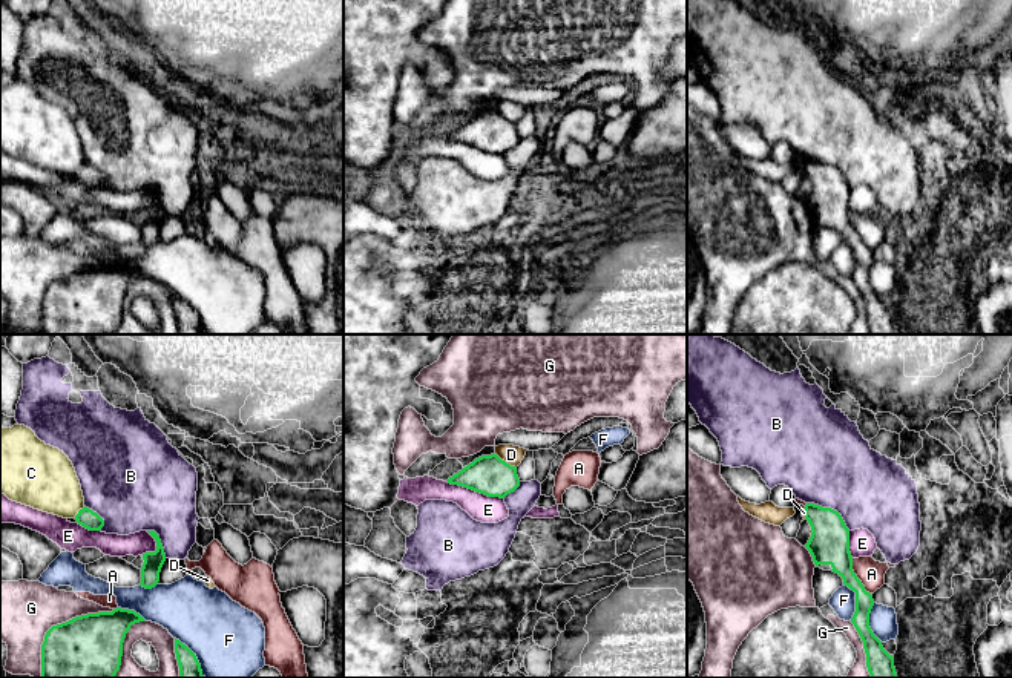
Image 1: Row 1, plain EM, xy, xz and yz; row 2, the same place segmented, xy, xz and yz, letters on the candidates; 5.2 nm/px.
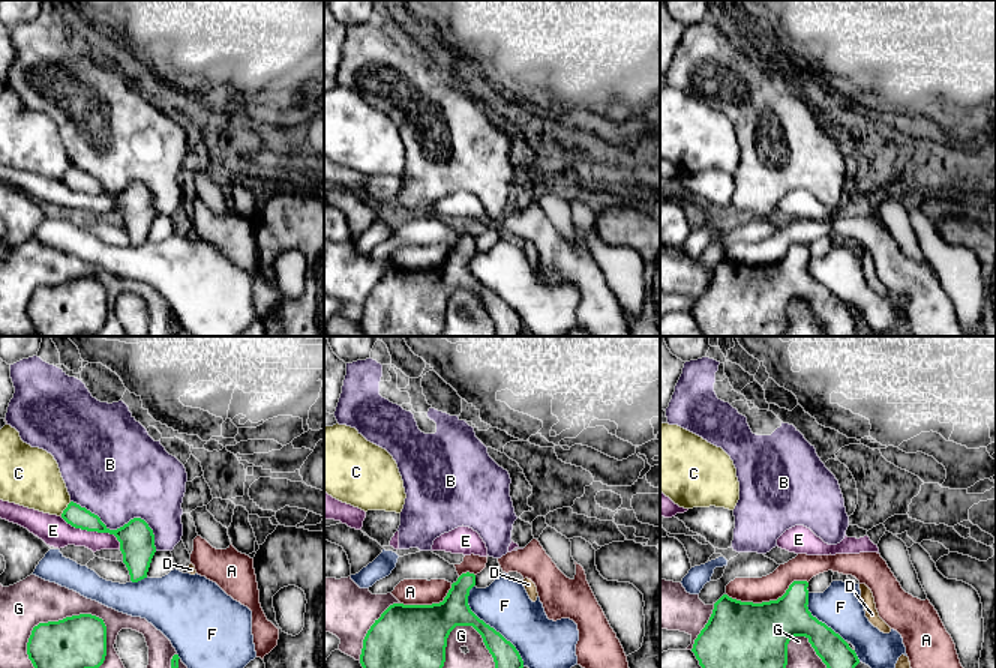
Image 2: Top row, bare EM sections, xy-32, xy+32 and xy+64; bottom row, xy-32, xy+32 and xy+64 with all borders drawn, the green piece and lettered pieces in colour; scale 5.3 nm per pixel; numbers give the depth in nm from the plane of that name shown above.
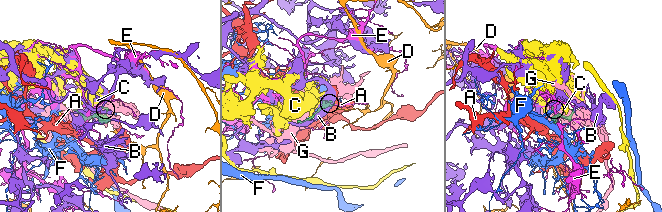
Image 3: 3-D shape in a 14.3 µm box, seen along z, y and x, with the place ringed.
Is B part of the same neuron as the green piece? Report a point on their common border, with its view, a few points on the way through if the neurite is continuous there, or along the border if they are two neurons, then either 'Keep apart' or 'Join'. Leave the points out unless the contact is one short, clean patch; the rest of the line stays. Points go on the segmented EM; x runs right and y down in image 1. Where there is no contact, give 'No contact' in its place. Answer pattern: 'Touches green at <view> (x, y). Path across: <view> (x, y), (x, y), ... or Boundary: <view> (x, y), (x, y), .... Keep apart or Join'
Touches green at yz (830, 508). Keep apart

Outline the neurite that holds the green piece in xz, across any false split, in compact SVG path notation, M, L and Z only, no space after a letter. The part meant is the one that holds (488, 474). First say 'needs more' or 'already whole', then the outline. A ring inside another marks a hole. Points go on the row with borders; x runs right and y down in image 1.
already whole; M491 454L475 459L449 477L448 483L472 489L488 497L504 499L520 486L520 479L515 466L511 466L497 454Z

